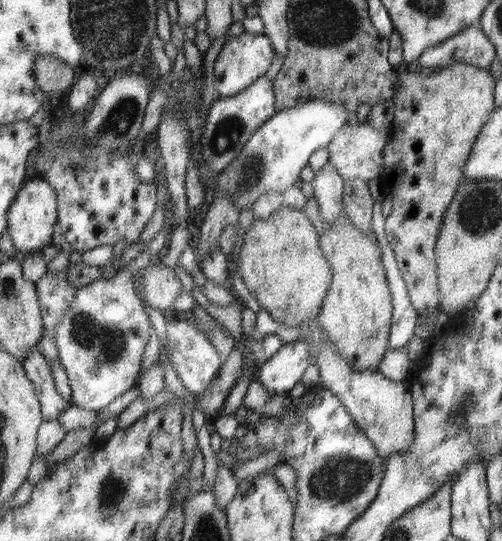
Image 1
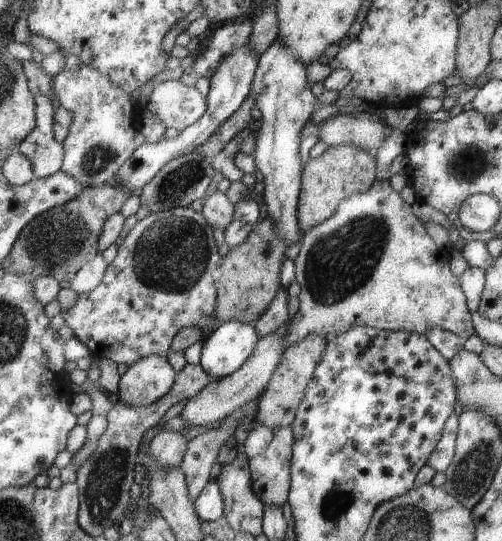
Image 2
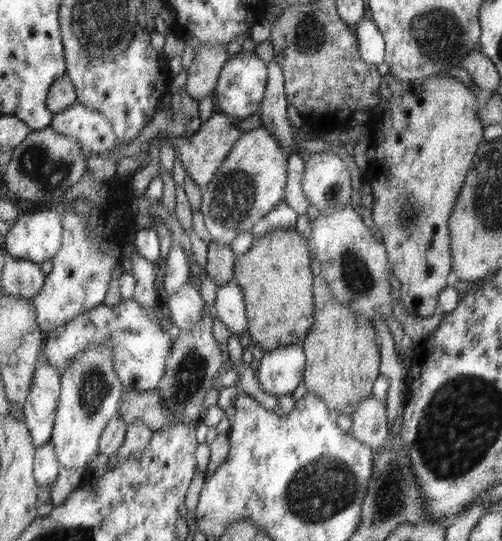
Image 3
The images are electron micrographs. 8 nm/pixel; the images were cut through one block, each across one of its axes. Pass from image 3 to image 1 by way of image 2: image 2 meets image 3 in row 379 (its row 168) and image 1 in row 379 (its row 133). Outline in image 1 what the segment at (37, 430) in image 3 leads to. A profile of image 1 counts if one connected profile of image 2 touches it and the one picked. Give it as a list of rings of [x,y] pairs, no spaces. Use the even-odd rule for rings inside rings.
[[[38,345],[29,352],[23,362],[27,376],[35,383],[35,389],[42,404],[44,421],[60,421],[63,411],[67,411],[70,402],[59,392],[50,362],[46,360]]]

